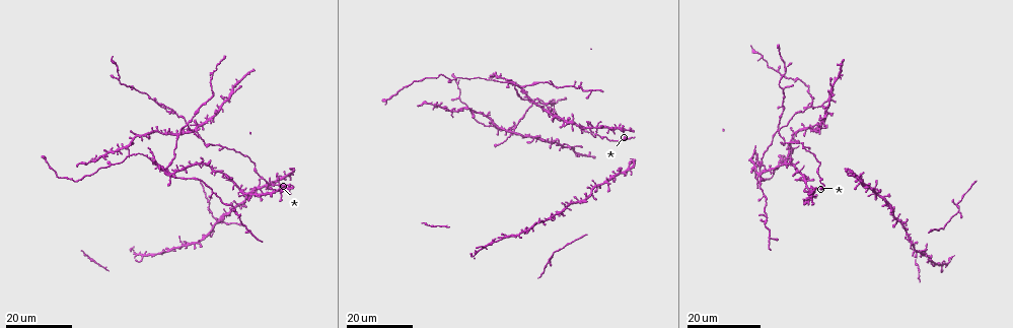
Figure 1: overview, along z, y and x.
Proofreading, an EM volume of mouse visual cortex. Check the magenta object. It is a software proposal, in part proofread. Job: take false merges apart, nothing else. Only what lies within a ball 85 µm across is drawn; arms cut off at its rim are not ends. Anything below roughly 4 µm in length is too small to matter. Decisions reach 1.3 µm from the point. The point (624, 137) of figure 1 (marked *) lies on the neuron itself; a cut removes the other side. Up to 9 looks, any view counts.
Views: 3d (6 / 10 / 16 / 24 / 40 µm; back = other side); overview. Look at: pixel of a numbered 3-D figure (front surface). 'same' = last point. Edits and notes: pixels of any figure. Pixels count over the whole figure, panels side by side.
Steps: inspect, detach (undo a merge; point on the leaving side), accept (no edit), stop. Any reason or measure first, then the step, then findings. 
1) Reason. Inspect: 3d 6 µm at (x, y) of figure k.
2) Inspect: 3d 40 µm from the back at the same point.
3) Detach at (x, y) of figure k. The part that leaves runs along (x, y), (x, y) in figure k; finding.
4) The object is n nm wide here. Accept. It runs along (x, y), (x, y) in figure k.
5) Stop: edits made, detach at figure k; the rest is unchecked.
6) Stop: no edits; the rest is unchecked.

Three arms meet. Inspect: 3d 16 µm at (205, 145) of figure 1.

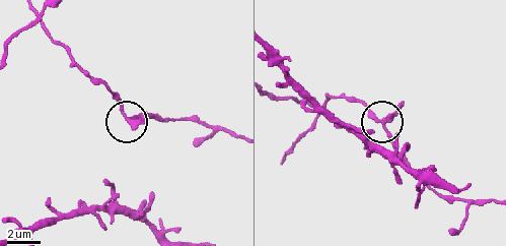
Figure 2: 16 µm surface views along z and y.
Inspect: 3d 10 µm at (380, 121) of figure 2.

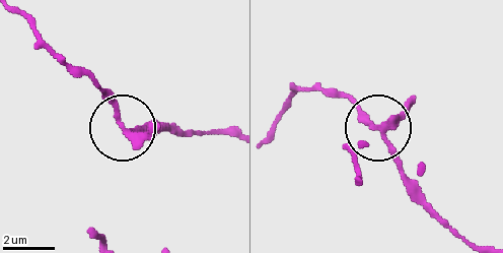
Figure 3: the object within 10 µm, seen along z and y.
The object is 180 nm wide here. Accept. It runs along (458, 235), (406, 176), (396, 149), (356, 100) in figure 3; continuous, no second neuron.

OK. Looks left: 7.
Three-way junction. Inspect: 3d 24 µm at (781, 103) of figure 1.

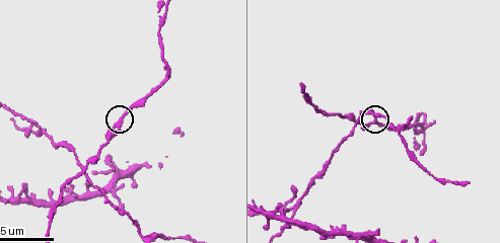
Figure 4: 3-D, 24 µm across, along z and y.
Zoom in. Inspect: 3d 6 µm at (371, 121) of figure 4.

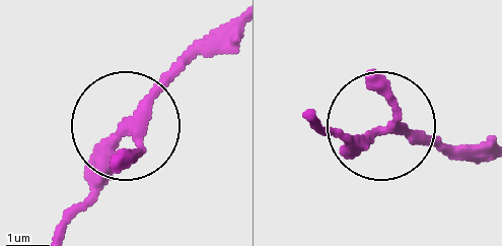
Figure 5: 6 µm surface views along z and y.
Inspect: 3d 6 µm from the back at (133, 128) of figure 5.

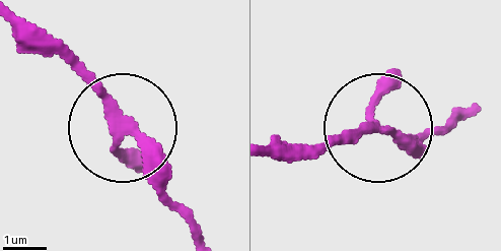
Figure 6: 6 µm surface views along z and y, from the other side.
3 arms meet here. Accept. One neuron here.

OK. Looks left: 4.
Inspect: 3d 16 µm at (505, 83) of figure 1.

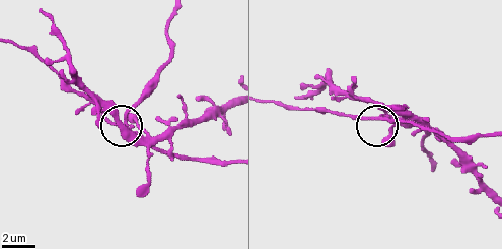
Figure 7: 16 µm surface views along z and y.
Inspect: 3d 6 µm at (377, 116) of figure 7.

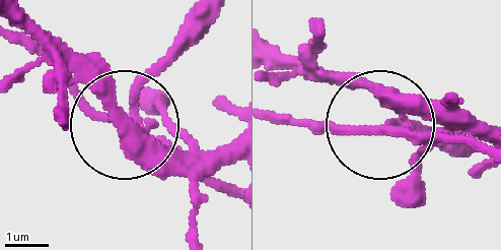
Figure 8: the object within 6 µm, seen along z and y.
3 arms meet here. Accept. Continuous, no second neuron.

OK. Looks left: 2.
Three arms meet. Inspect: 3d 24 µm at (580, 88) of figure 1.

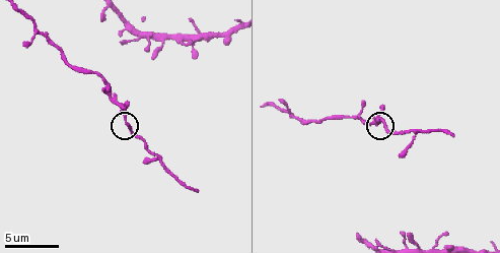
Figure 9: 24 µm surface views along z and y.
Closer look. Inspect: 3d 10 µm at (126, 121) of figure 9.

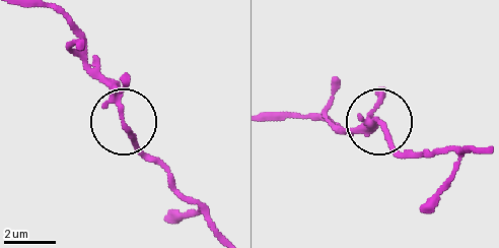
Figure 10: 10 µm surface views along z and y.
The object is 170 nm wide here. Accept. Continuous, no second neuron.

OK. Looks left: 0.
Stop: no edits; the rest is unchecked.

